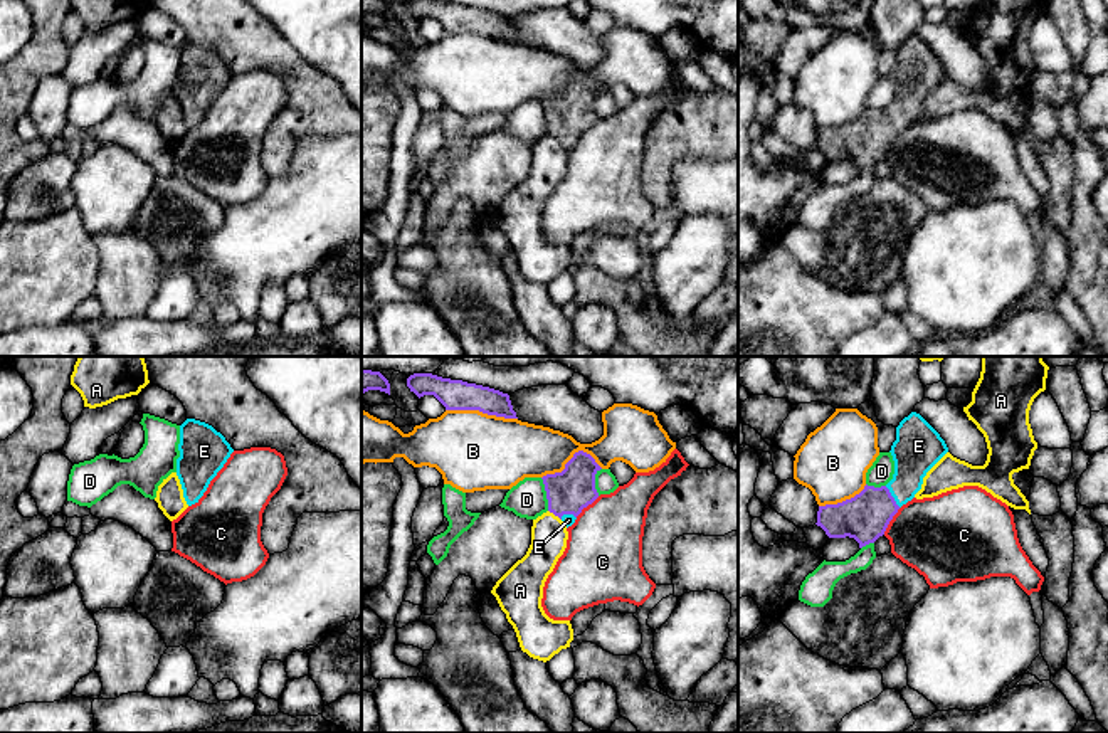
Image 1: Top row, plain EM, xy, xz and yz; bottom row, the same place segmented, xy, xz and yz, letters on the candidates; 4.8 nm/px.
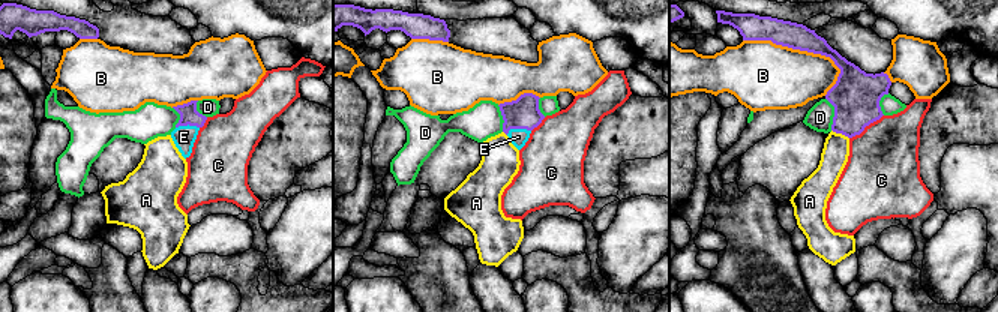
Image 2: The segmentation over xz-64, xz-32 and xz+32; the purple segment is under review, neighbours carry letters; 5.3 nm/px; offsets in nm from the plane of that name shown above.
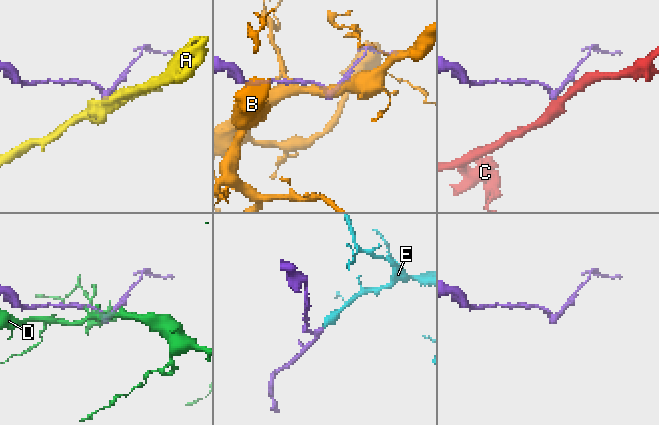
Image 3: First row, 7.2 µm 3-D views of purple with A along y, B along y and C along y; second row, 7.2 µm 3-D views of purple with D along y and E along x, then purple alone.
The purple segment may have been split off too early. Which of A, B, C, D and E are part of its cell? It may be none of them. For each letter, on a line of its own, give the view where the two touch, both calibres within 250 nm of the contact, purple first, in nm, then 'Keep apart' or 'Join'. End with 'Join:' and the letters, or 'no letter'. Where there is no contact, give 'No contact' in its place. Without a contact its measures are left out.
A: Touches purple in xz. Thickness 200 nm (purple) against 180 nm. Keep apart
B: Touches purple in xz. Thickness 140 nm (purple) against 380 nm. Keep apart
C: Touches purple in yz. Thickness 220 nm (purple) against 380 nm. Keep apart
D: Touches purple in xz. Thickness 200 nm (purple) against 180 nm. Keep apart
E: Touches purple in yz. Thickness 220 nm (purple) against 220 nm. Join
Join: E

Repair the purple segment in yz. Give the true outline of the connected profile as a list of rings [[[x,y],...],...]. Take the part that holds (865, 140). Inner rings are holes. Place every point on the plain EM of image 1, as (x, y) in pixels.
[[[916,35],[896,50],[891,69],[893,103],[881,111],[864,109],[851,123],[819,129],[817,150],[829,161],[854,161],[859,171],[884,158],[898,133],[921,113],[926,96],[948,76],[940,57]]]

